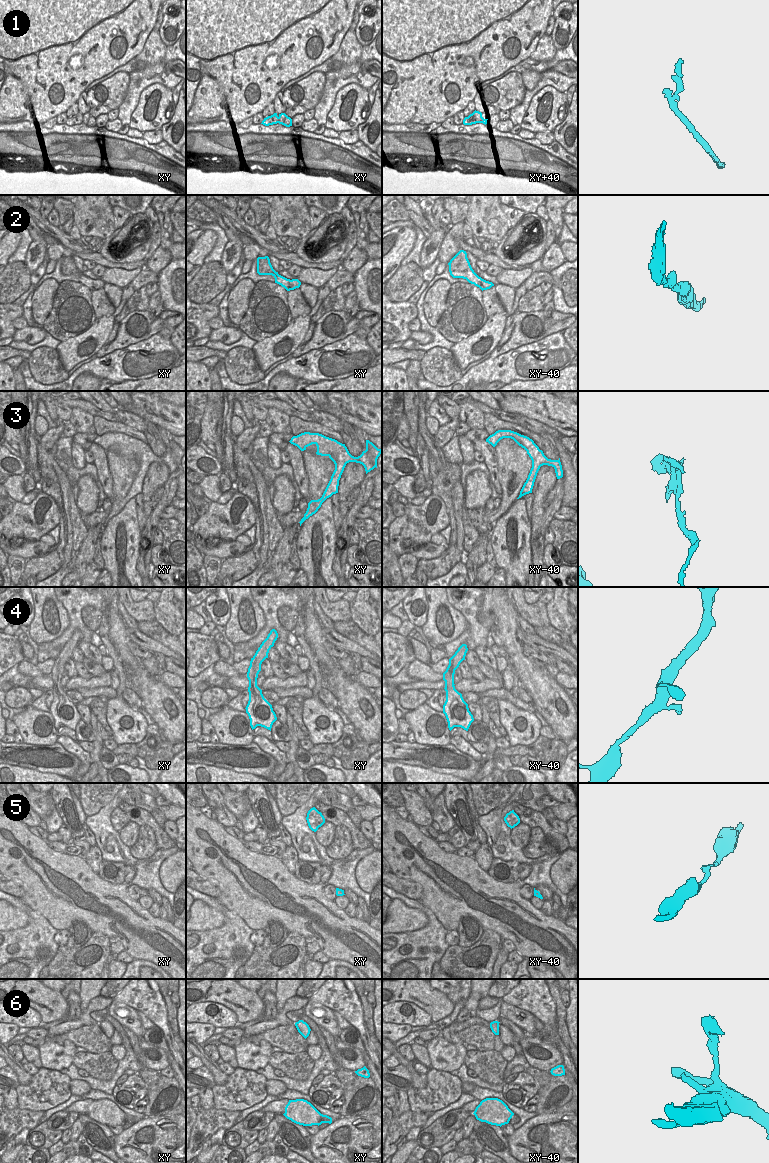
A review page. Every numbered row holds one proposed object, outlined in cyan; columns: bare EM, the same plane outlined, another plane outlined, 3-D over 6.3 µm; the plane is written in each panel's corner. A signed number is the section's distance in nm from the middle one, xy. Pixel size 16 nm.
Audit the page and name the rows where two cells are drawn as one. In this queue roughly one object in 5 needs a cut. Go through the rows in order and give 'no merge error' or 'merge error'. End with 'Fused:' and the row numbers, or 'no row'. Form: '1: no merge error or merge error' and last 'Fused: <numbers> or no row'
1: merge error
2: no merge error
3: no merge error
4: no merge error
5: no merge error
6: no merge error
Fused: 1

